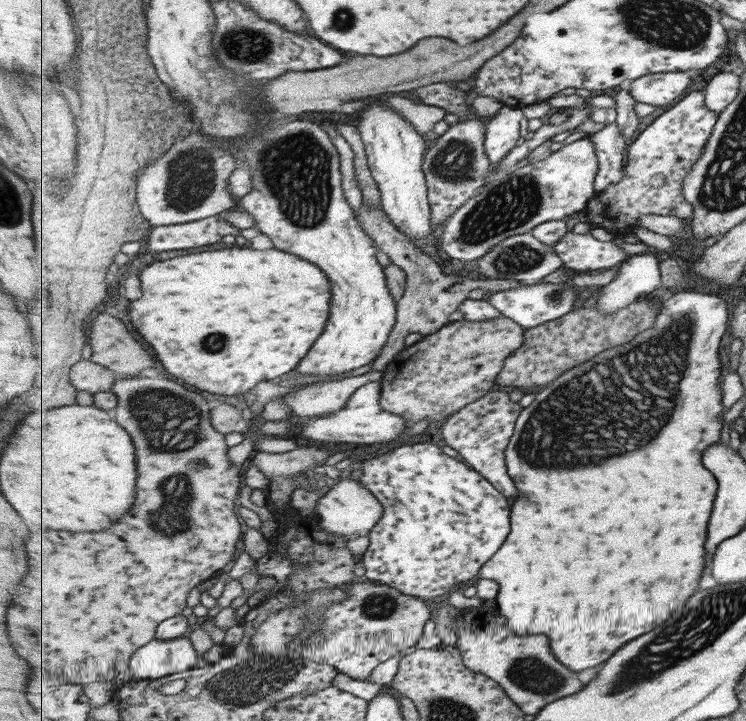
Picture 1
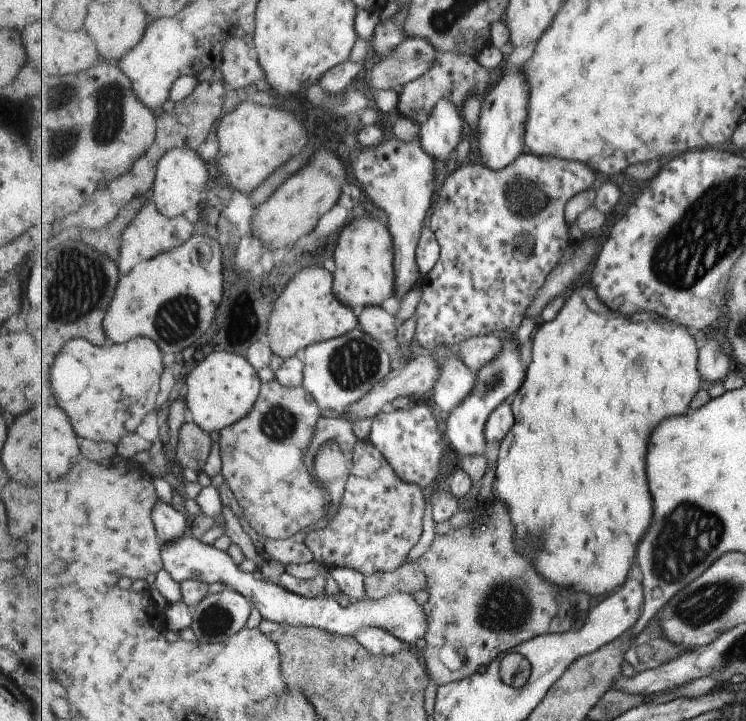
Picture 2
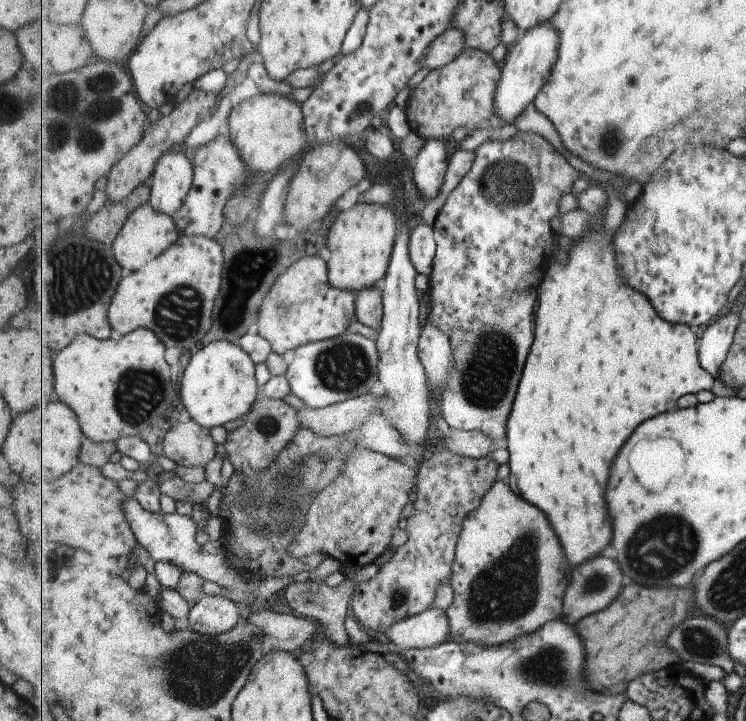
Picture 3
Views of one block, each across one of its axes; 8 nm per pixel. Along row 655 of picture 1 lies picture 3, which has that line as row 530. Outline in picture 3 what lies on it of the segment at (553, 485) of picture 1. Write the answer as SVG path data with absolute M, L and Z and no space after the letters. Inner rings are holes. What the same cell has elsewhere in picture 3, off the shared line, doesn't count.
M579 266L579 268L577 268L577 274L573 274L573 276L577 276L577 278L597 278L597 280L579 280L579 282L577 282L577 284L575 284L575 286L569 286L569 282L563 282L563 284L565 284L565 286L561 286L561 288L563 288L563 294L561 294L561 292L555 292L555 290L559 290L559 286L555 286L555 288L551 288L551 286L545 286L545 288L549 288L549 290L545 290L545 292L543 292L543 300L541 300L541 302L539 302L539 314L537 314L537 328L535 328L535 346L533 346L533 348L531 348L531 354L529 354L529 360L527 360L527 370L525 370L525 374L523 374L523 382L521 382L521 388L519 388L519 398L517 398L517 397L516 397L516 399L515 399L515 406L514 406L514 409L513 409L513 410L512 410L512 411L511 411L511 418L510 418L510 421L509 421L509 422L508 422L508 424L507 424L507 426L508 426L508 427L507 427L507 440L506 440L506 441L507 441L507 442L506 442L506 445L507 445L507 447L508 447L508 450L509 450L509 454L510 454L510 459L509 459L509 462L508 462L508 464L509 464L509 466L510 466L510 476L509 476L509 480L508 480L508 485L509 485L509 486L510 486L510 487L511 487L511 488L512 488L512 489L513 489L513 490L514 490L514 491L515 491L515 494L517 494L517 495L522 495L522 497L523 497L523 498L525 498L525 499L527 499L527 502L535 502L535 506L539 506L539 508L541 508L541 510L547 510L547 516L549 516L549 518L551 518L551 524L553 524L553 526L555 526L555 532L557 532L557 534L559 534L559 540L561 540L561 542L563 542L563 548L565 548L565 550L567 550L567 558L571 558L571 566L572 566L572 568L577 568L577 566L581 566L581 564L583 564L583 562L589 562L589 560L591 560L591 558L595 558L595 556L599 556L599 554L603 554L603 550L605 550L605 548L607 548L607 546L609 546L609 544L611 544L611 540L613 540L613 518L611 518L611 514L609 514L609 506L607 506L607 498L605 498L605 494L607 494L607 488L609 488L609 480L611 480L611 466L613 466L613 462L615 462L615 458L617 458L617 454L619 454L619 450L621 450L621 448L623 448L623 444L625 444L625 442L627 442L627 440L629 440L629 438L631 438L631 434L633 434L633 432L635 432L635 430L637 430L637 426L641 426L641 424L643 424L643 422L645 422L645 420L649 420L649 418L653 418L653 416L659 416L659 414L661 414L661 412L671 412L671 410L677 410L677 402L679 402L679 400L681 400L681 398L683 398L683 396L687 396L687 394L699 394L699 392L701 392L701 391L705 391L705 390L709 390L709 392L711 392L711 388L713 388L713 382L715 382L715 377L714 377L714 376L711 376L711 374L709 374L709 372L707 372L707 370L705 370L705 368L703 368L703 365L702 365L702 364L701 364L701 360L700 360L700 356L699 356L699 347L700 347L700 344L697 344L697 336L695 336L695 332L693 332L693 330L691 330L691 328L689 328L689 326L681 326L681 324L669 324L669 322L665 322L665 320L663 320L663 318L661 318L661 316L659 316L659 314L657 314L657 312L655 312L655 308L653 308L653 306L651 306L651 302L649 302L649 298L645 298L645 296L643 296L643 294L639 294L639 292L635 292L635 290L633 290L633 288L629 288L629 286L627 286L627 284L625 284L625 282L623 282L623 278L621 278L621 276L619 276L619 270L617 270L617 268L615 268L615 266L611 266L611 268L603 268L603 270L599 270L599 268L581 268L581 266ZM603 278L621 278L621 290L619 290L619 288L613 288L613 284L607 284L607 282L603 282ZM601 286L603 286L603 288L605 288L605 294L609 294L609 296L611 296L611 294L615 294L615 292L617 292L617 294L619 294L619 292L621 292L621 298L619 298L619 300L615 300L615 298L599 298L599 294L601 294Z

